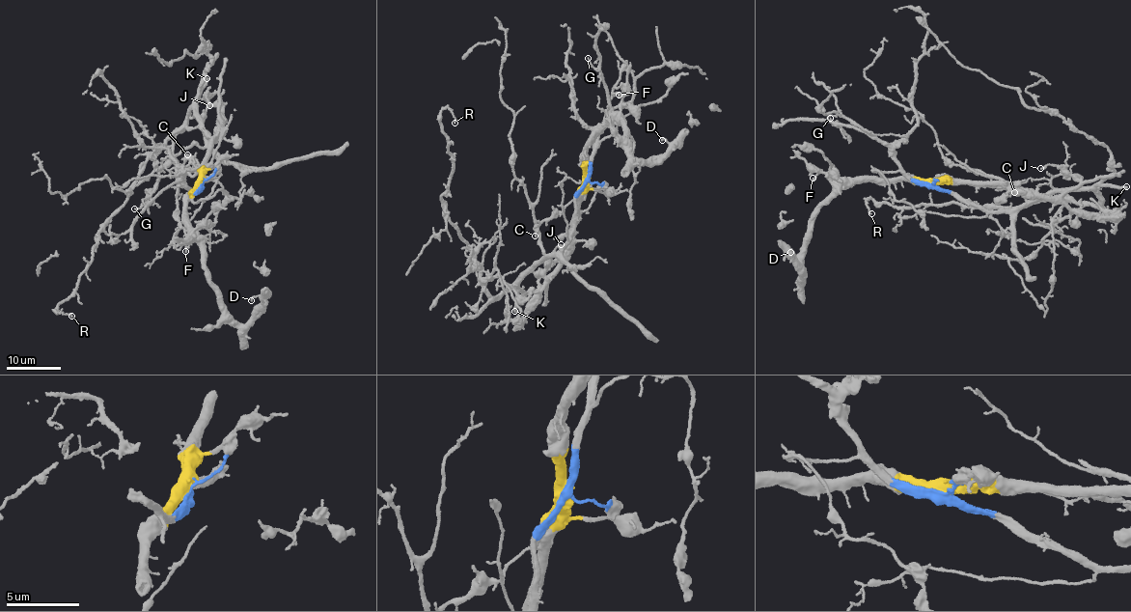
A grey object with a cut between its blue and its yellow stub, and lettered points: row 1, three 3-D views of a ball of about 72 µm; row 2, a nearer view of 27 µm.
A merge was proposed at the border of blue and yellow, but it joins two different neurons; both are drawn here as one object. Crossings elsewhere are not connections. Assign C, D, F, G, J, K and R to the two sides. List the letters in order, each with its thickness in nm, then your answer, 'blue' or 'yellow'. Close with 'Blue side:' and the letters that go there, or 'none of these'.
C: 140 nm | yellow
D: 170 nm | yellow
F: 180 nm | yellow
G: 110 nm | blue
J: 200 nm | yellow
K: 400 nm | blue
R: 110 nm | blue
Blue side: G, K, R

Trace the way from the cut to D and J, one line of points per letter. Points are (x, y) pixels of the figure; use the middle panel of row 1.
D: (587, 180), (588, 141), (616, 124), (621, 121), (634, 158), (661, 154), (670, 146), (662, 140)
J: (587, 180), (573, 227), (573, 251), (547, 281), (547, 258), (561, 244)

